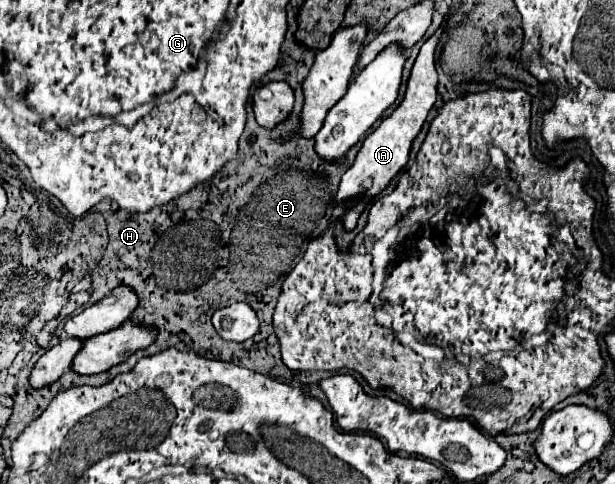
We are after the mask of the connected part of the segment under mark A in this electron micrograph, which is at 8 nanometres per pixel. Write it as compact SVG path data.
M447 19L441 23L441 27L423 43L419 55L417 55L417 61L411 69L411 77L409 77L409 83L407 83L407 91L405 91L405 97L401 101L401 105L391 113L391 117L383 119L381 125L363 141L363 147L361 151L357 153L355 157L355 163L345 171L343 179L341 179L341 185L339 185L339 191L337 191L337 201L343 201L343 199L349 199L349 197L355 197L359 193L365 193L365 201L361 201L359 205L353 205L351 211L347 211L347 215L343 217L343 223L345 223L345 229L353 229L357 225L357 219L361 215L361 211L365 209L365 203L377 195L379 191L383 191L391 179L407 165L407 159L409 159L409 149L411 149L411 141L419 135L427 115L429 115L429 109L433 107L435 99L437 99L437 67L435 67L435 49L437 49L437 43L441 39L441 35L445 33L445 27L447 27Z

